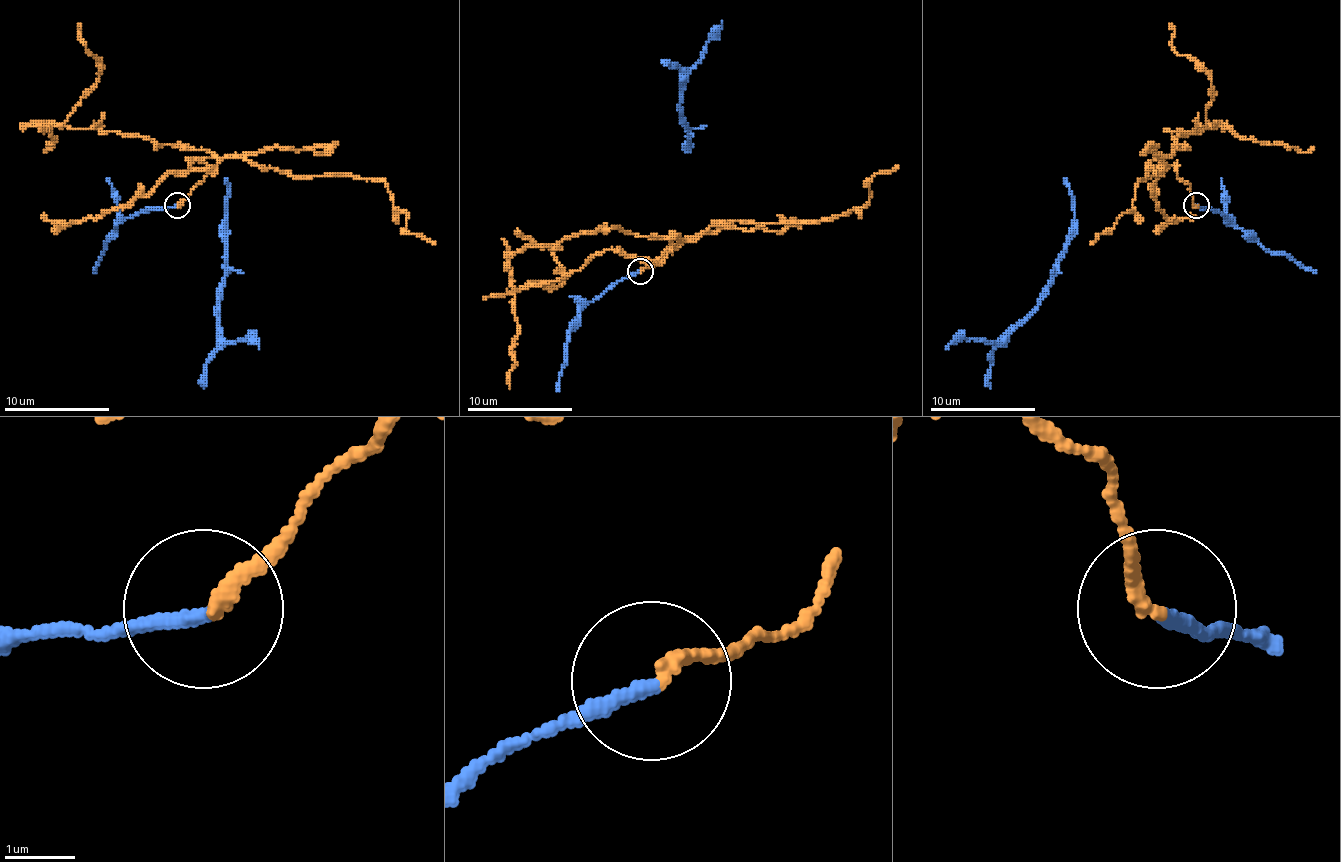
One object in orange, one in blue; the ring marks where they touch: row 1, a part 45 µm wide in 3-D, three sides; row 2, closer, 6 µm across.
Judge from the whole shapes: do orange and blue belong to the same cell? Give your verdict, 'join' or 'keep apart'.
keep apart

